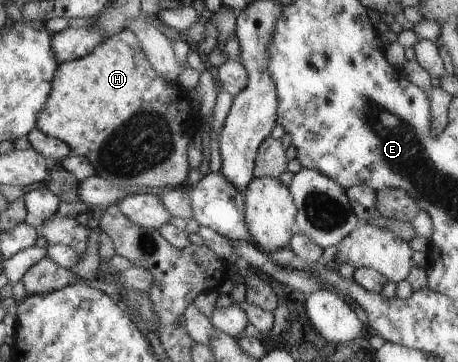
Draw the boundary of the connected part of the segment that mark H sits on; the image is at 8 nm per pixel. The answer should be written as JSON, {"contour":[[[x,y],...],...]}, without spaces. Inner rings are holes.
{"contour":[[[123,29],[119,33],[103,39],[103,41],[99,42],[97,47],[94,47],[94,50],[86,54],[85,57],[59,63],[51,80],[51,89],[49,95],[46,97],[46,103],[43,104],[42,108],[38,111],[36,128],[49,137],[65,142],[71,148],[72,155],[84,157],[92,165],[95,175],[105,178],[115,187],[135,187],[147,190],[185,187],[188,180],[188,173],[190,172],[187,148],[189,147],[191,137],[201,128],[199,120],[196,119],[197,107],[195,106],[192,95],[184,93],[179,85],[170,84],[153,69],[153,66],[147,61],[145,52],[139,45],[137,35],[138,33],[133,30]]]}

